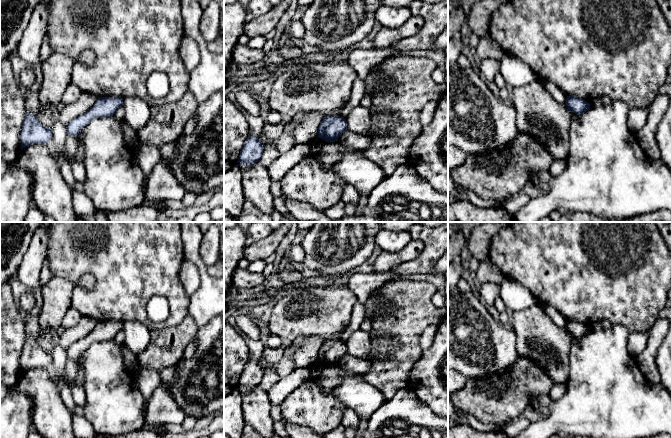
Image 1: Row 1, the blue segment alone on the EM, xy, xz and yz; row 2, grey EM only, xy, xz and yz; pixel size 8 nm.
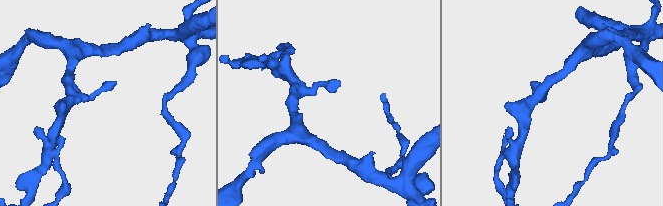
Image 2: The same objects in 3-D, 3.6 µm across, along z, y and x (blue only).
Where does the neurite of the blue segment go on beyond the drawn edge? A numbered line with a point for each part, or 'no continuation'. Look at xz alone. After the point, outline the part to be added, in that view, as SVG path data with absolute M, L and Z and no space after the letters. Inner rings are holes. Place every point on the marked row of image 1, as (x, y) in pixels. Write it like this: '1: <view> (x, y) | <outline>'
no continuation

